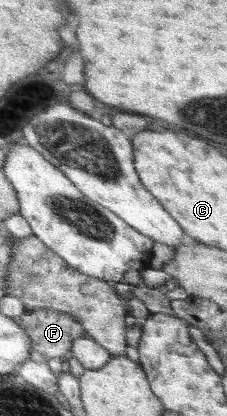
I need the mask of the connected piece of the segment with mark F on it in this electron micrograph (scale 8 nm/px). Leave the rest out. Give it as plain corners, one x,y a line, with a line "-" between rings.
40,308
16,318
33,337
34,350
45,358
63,358
71,352
75,340
87,335
85,325
72,314

